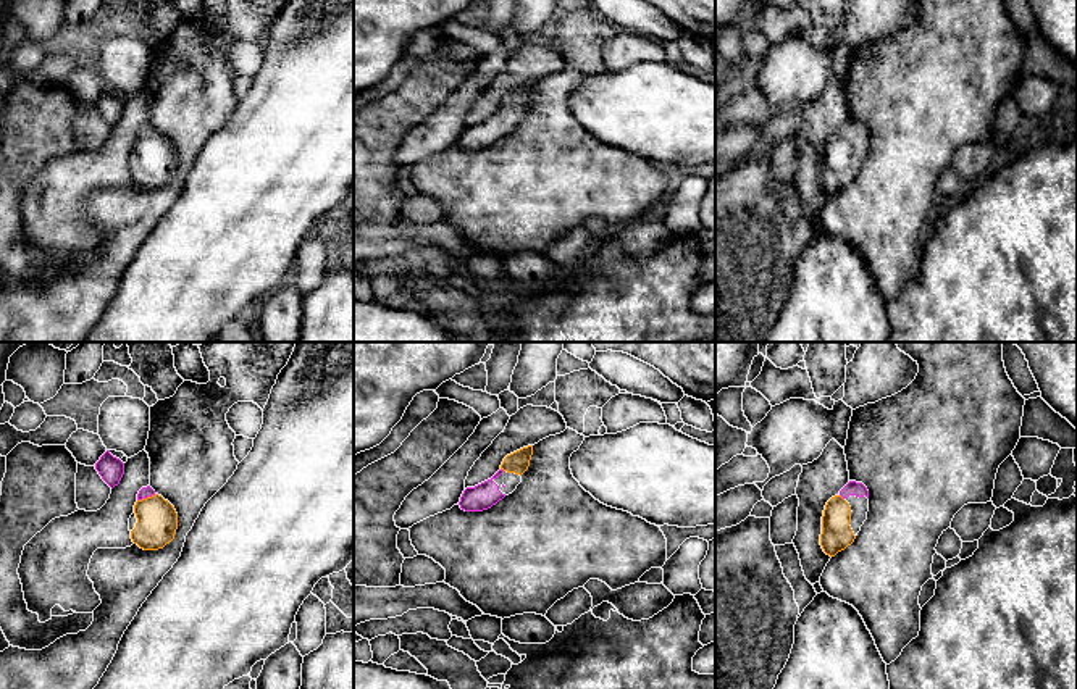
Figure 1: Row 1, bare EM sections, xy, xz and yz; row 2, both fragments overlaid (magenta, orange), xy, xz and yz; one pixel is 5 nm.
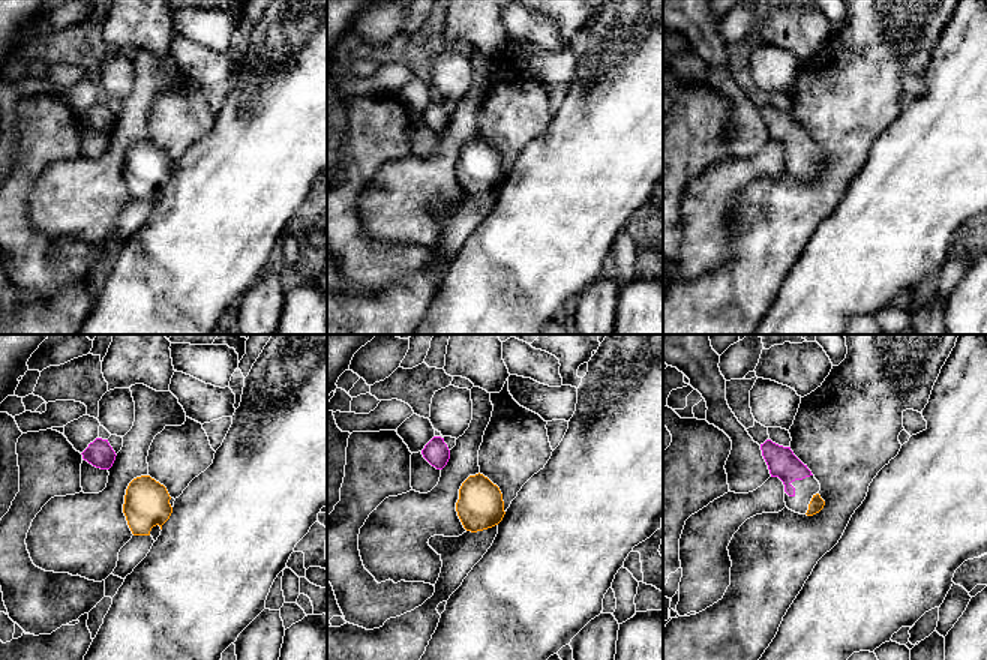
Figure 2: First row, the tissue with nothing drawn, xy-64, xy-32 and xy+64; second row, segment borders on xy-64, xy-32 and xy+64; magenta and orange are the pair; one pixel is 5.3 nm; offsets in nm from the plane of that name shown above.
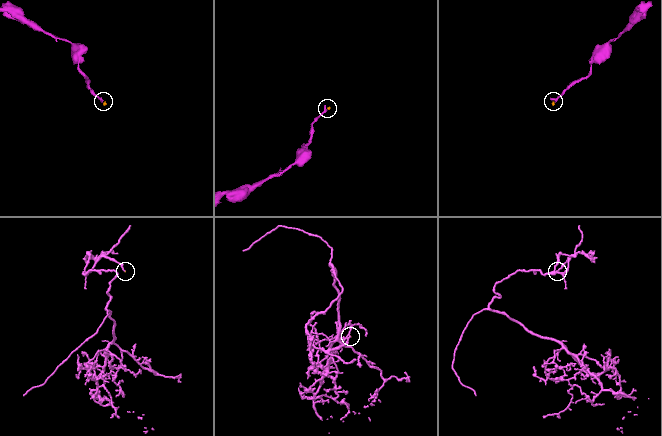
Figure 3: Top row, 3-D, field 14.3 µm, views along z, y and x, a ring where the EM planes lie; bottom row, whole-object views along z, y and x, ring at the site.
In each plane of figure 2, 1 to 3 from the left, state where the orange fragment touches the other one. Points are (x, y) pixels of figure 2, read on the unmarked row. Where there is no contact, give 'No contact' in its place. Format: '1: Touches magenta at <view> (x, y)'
1: No contact
2: No contact
3: No contact

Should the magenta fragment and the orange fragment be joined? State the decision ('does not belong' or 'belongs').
belongs

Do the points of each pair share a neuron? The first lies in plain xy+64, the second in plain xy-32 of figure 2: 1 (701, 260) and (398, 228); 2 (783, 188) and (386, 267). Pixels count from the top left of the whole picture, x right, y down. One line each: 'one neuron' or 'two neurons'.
1: one neuron
2: two neurons

